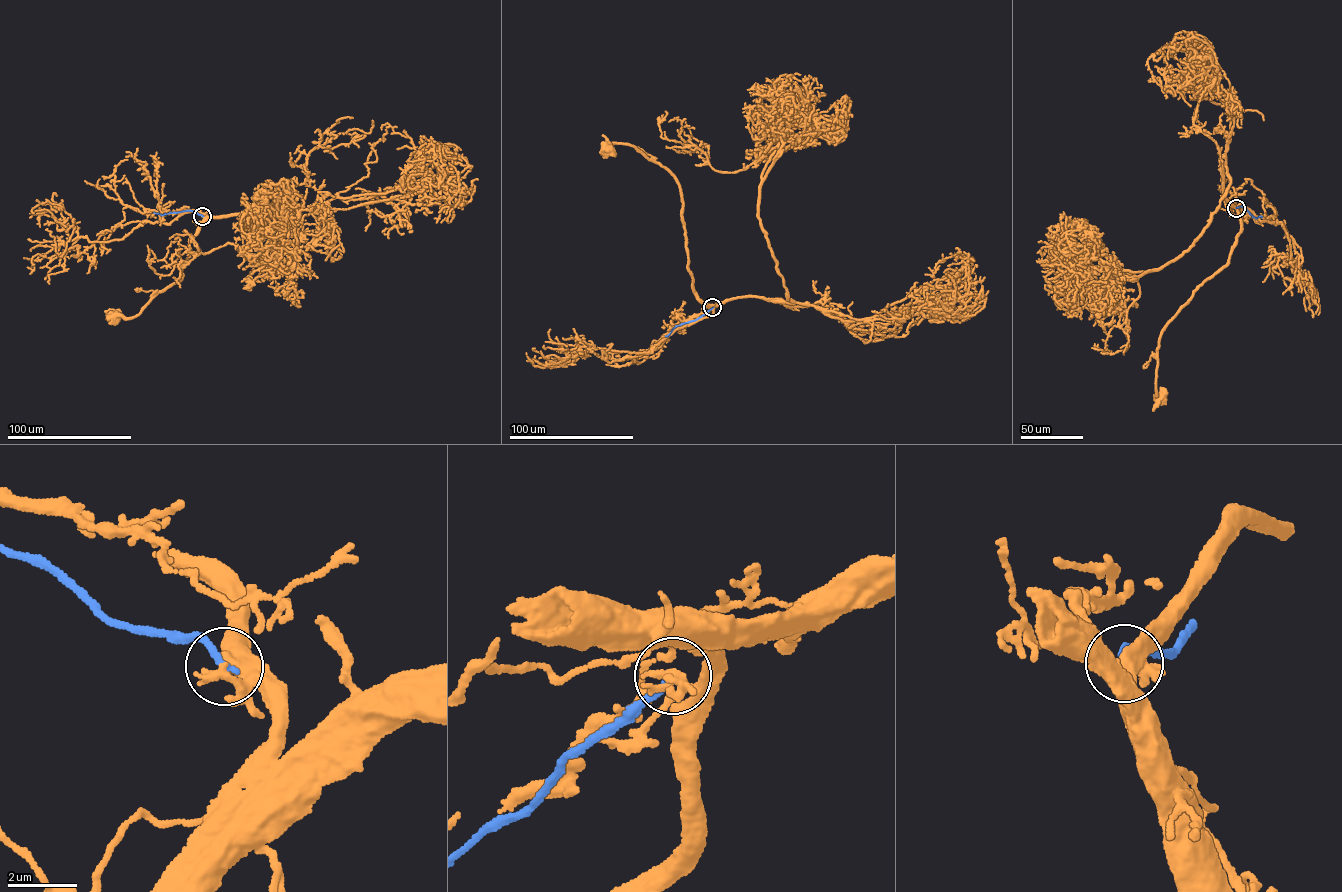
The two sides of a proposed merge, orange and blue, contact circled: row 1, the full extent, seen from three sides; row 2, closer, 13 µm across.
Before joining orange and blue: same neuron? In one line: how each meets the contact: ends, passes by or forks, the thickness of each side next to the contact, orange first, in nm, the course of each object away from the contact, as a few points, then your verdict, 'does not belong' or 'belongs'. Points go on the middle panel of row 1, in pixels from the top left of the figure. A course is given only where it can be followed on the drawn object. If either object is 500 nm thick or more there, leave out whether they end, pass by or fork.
orange ends; blue ends; calibres 320 and 200 nm; course orange (713, 307), (700, 300), (693, 289), (677, 180), (631, 145), (615, 143), (608, 146); course blue (712, 307), (693, 320), (673, 328), (665, 336); does not belong

